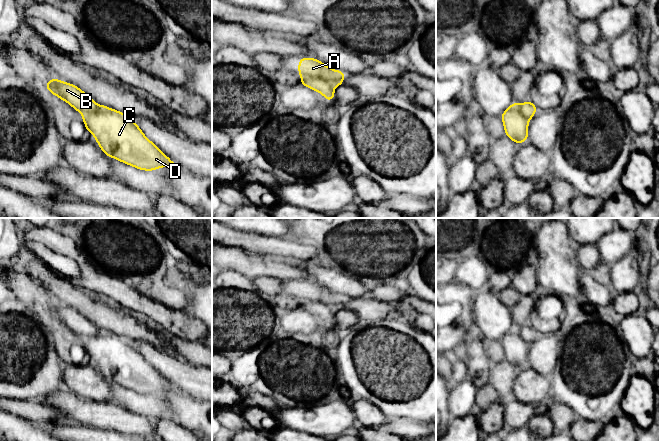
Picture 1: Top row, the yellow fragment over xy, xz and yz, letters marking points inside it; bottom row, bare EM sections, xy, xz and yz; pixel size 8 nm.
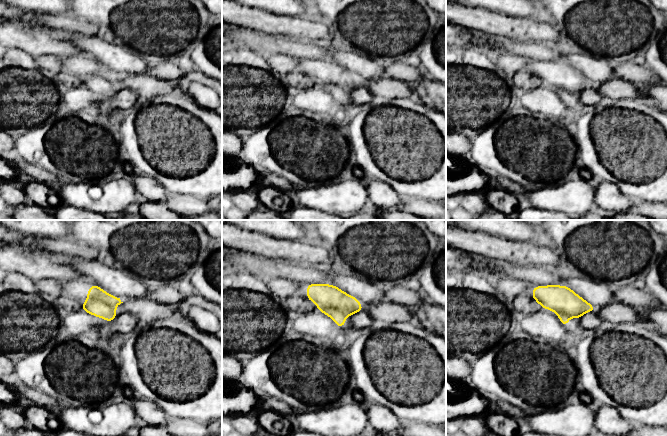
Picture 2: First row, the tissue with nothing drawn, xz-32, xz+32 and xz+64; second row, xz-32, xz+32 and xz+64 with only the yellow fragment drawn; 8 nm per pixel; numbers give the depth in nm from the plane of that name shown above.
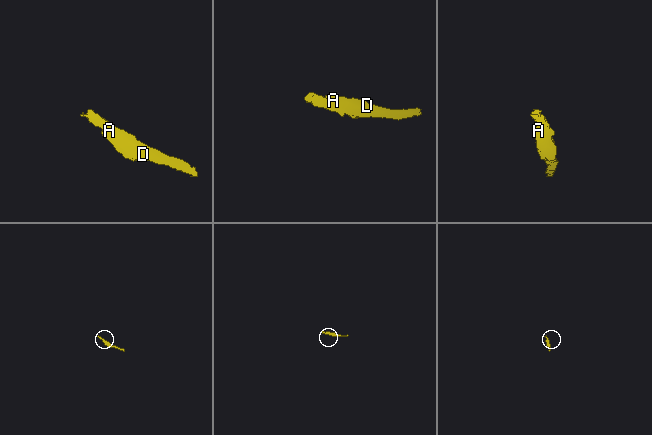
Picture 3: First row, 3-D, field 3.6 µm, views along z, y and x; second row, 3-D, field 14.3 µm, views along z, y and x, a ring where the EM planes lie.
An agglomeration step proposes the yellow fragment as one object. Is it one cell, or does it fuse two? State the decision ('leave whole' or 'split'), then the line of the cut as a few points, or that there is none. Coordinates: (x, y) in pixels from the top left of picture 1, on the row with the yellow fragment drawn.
split; cut xz (301, 76), (319, 77), (334, 86)

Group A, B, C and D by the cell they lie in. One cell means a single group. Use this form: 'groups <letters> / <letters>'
groups A C D / B

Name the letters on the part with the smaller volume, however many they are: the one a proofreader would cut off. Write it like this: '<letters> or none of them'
B

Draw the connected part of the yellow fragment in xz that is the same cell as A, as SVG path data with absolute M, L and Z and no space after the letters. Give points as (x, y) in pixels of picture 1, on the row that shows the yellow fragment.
M300 58L297 69L301 77L320 78L333 86L342 86L346 78L343 71L332 69L317 58Z

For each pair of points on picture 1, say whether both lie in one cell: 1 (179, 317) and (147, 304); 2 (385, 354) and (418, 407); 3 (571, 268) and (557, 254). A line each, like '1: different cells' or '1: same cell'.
1: same cell
2: same cell
3: same cell

